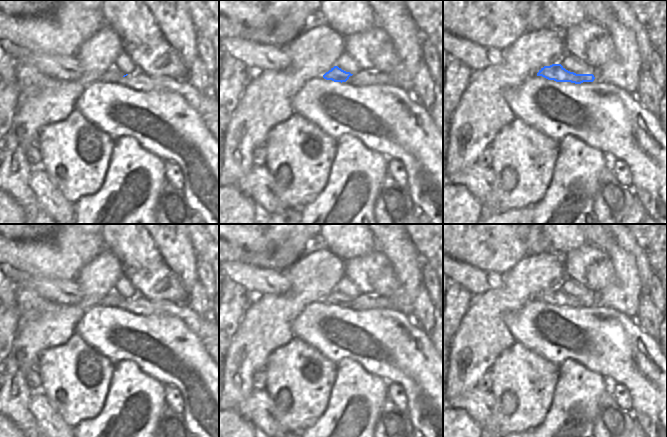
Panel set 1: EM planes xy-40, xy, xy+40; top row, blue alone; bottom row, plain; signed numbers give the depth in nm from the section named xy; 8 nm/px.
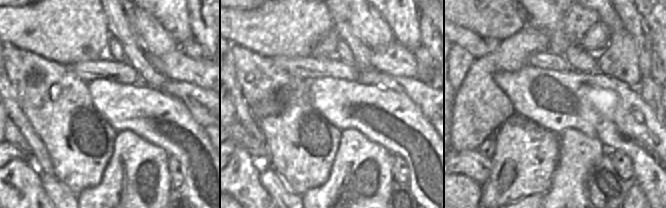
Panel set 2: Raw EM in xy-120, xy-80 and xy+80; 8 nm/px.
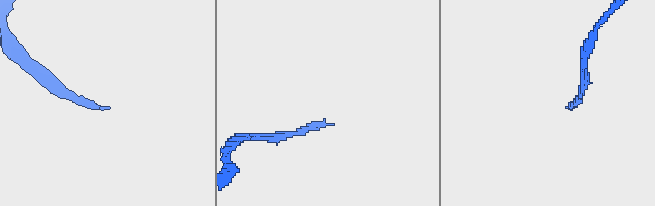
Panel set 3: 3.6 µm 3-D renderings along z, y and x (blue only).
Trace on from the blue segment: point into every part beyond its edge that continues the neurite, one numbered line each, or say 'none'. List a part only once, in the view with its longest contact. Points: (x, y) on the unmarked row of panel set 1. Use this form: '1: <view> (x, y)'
1: xy (362, 302)

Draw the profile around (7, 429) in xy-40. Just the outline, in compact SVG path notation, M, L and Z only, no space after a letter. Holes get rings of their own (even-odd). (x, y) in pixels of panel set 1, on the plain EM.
M0 414L0 437L25 437L25 435L9 418Z

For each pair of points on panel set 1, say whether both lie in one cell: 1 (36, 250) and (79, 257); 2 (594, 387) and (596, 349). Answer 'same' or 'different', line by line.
1: same
2: different

